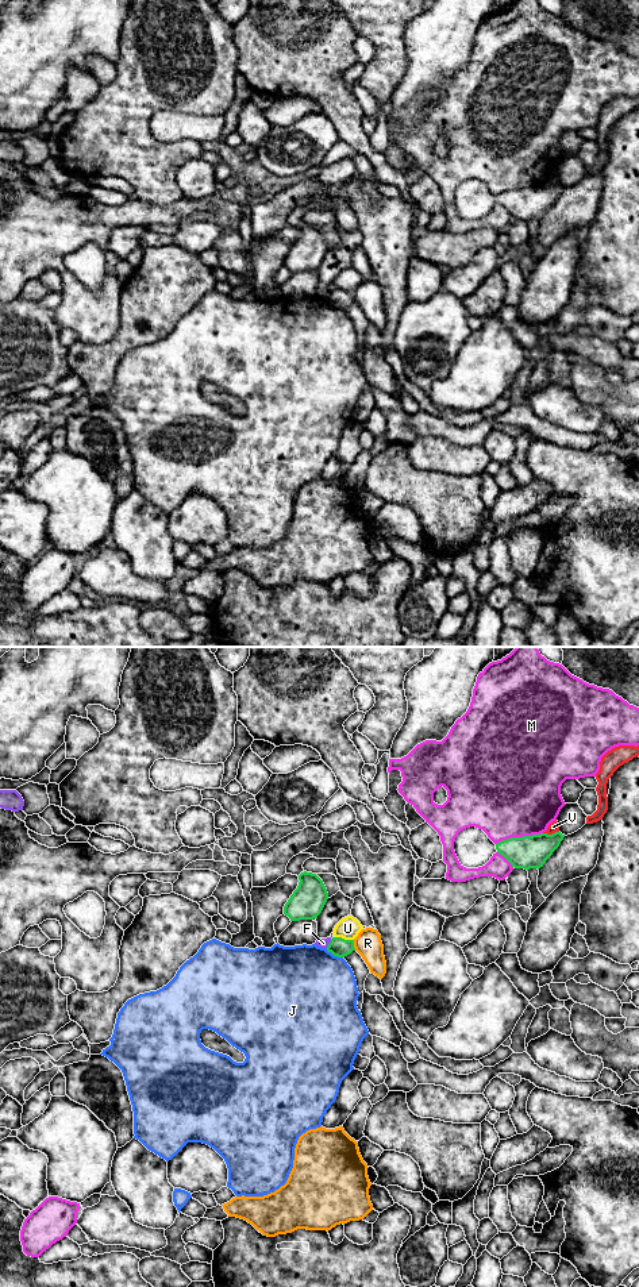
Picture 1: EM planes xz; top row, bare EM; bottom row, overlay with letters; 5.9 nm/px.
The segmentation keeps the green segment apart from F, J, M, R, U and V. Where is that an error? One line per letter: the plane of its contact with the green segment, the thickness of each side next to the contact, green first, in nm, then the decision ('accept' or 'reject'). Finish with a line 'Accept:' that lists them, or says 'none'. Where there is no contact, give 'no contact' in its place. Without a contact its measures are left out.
F: meets green in xz; 120 nm thick on the green side, 60 nm on the other; reject
J: meets green in xz; 120 nm thick on the green side, 500 nm on the other; reject
M: meets green in xz; 190 nm thick on the green side, 480 nm on the other; reject
R: meets green in xz; 120 nm thick on the green side, 160 nm on the other; reject
U: meets green in xz; 120 nm thick on the green side, 140 nm on the other; reject
V: meets green in xz; 190 nm thick on the green side, 60 nm on the other; reject
Accept: none

